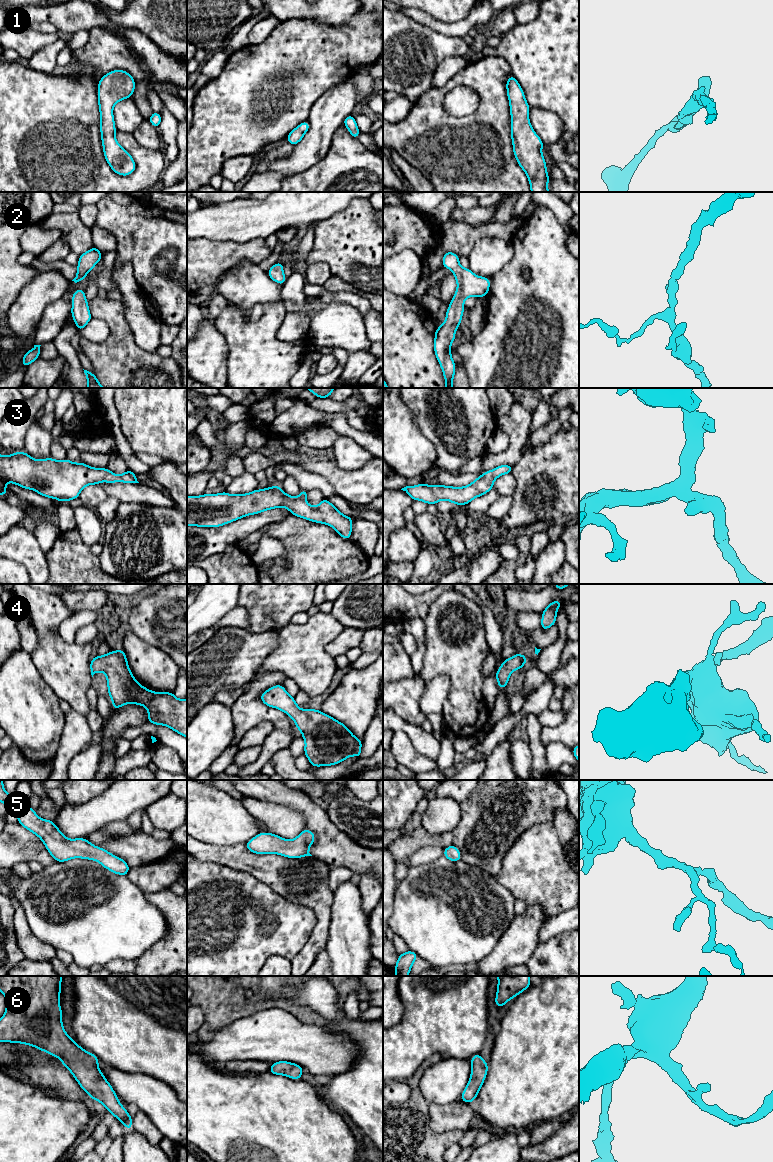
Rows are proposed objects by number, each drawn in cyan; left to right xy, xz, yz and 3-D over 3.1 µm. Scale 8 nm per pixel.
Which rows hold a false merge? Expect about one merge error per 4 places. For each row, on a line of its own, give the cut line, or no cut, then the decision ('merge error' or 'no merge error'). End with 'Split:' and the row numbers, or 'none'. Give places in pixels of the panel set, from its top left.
1: no cut | no merge error
2: no cut | no merge error
3: no cut | no merge error
4: no cut | no merge error
5: no cut | no merge error
6: no cut | no merge error
Split: none

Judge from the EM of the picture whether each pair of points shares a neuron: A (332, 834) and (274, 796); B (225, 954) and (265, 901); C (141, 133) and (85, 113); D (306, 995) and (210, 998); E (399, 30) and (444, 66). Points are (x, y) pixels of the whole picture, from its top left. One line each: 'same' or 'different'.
A: same
B: same
C: different
D: different
E: different

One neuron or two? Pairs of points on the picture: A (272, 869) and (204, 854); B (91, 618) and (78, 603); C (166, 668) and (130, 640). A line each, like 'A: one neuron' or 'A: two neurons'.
A: one neuron
B: two neurons
C: one neuron

